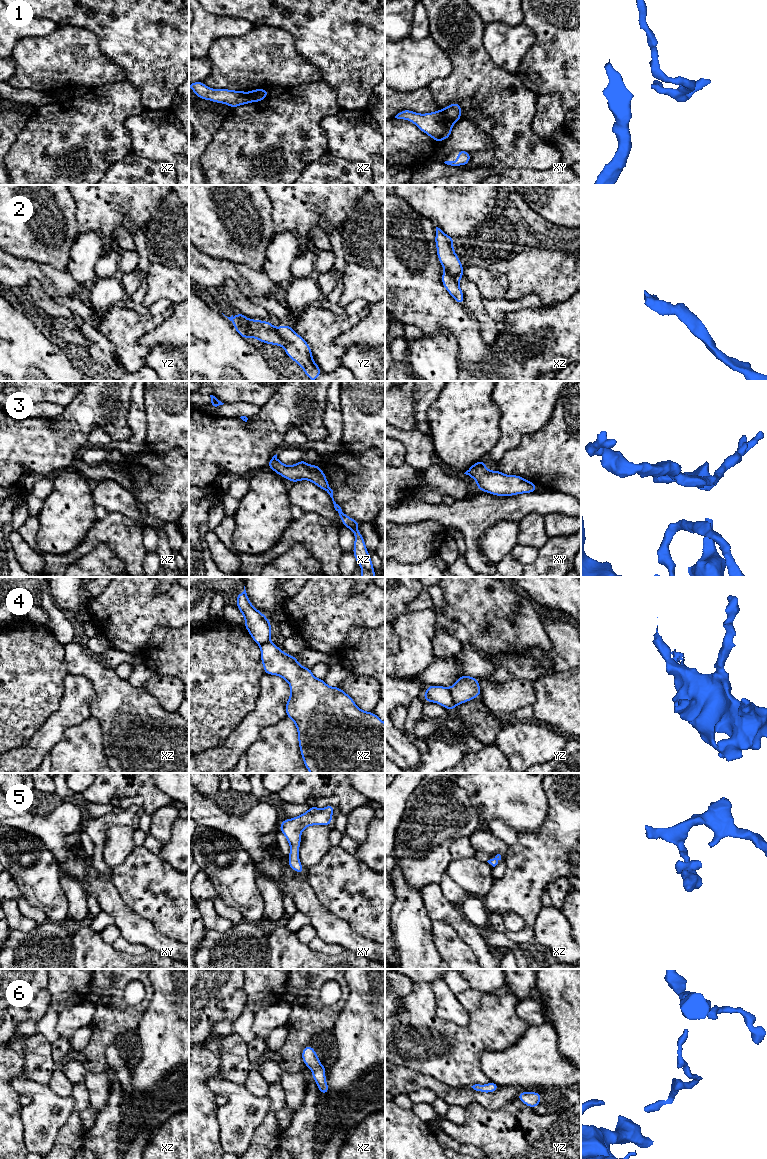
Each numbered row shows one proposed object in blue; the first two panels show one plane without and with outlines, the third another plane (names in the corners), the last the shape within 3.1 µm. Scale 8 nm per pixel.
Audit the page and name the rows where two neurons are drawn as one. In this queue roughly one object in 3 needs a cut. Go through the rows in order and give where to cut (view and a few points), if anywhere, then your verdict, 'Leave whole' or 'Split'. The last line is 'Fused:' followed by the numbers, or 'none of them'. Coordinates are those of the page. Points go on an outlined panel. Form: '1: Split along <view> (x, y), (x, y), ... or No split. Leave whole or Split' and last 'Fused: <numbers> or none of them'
1: Split along xy (439, 110), (452, 123). Split
2: Split along yz (278, 328), (282, 345). Split
3: No split. Leave whole
4: Split along yz (448, 688), (455, 705). Split
5: No split. Leave whole
6: No split. Leave whole
Fused: 1, 2, 4

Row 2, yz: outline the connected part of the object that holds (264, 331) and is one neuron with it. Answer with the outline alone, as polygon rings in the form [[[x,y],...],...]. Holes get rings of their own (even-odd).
[[[241,312],[237,313],[237,315],[235,317],[232,315],[231,317],[227,317],[227,318],[234,324],[235,330],[245,340],[247,340],[248,337],[252,337],[252,338],[255,338],[255,339],[263,342],[263,343],[267,343],[267,344],[271,344],[271,345],[278,345],[278,346],[283,345],[283,339],[279,334],[279,328],[274,327],[269,321],[261,321],[261,320],[249,319],[249,318],[246,318]],[[225,316],[225,317],[227,317],[227,316]]]

